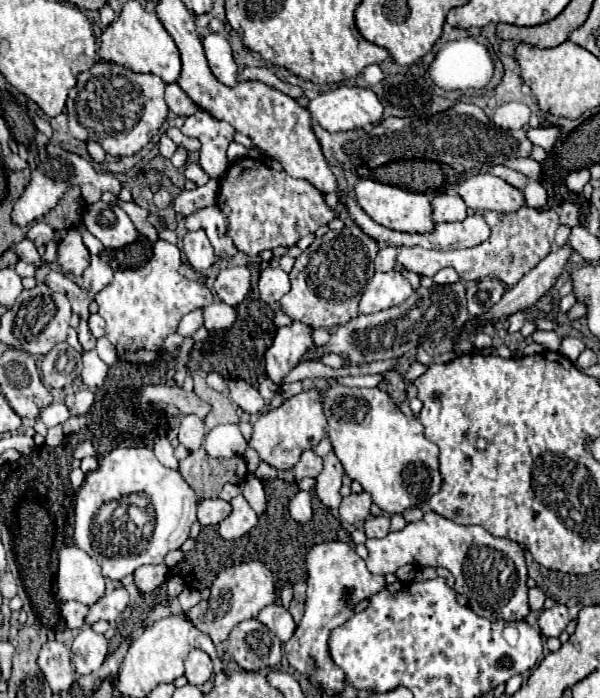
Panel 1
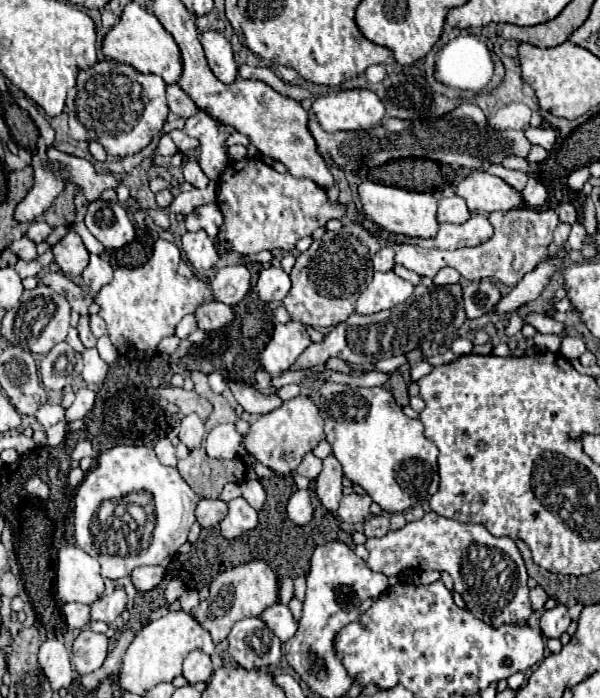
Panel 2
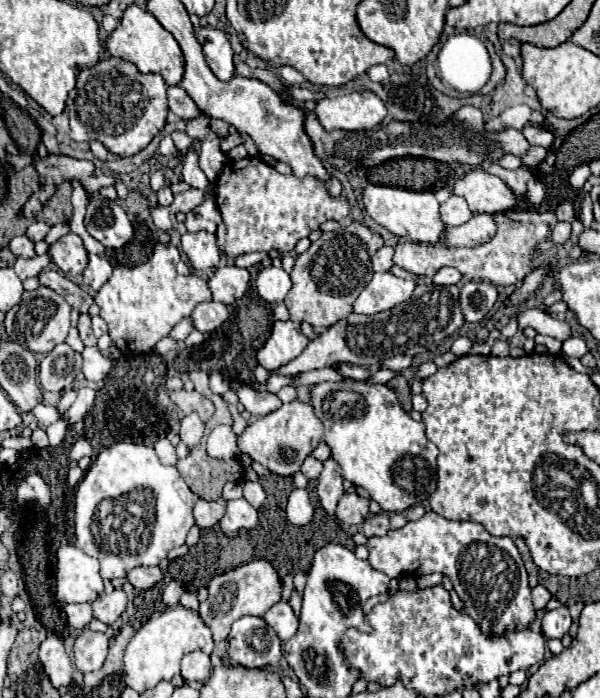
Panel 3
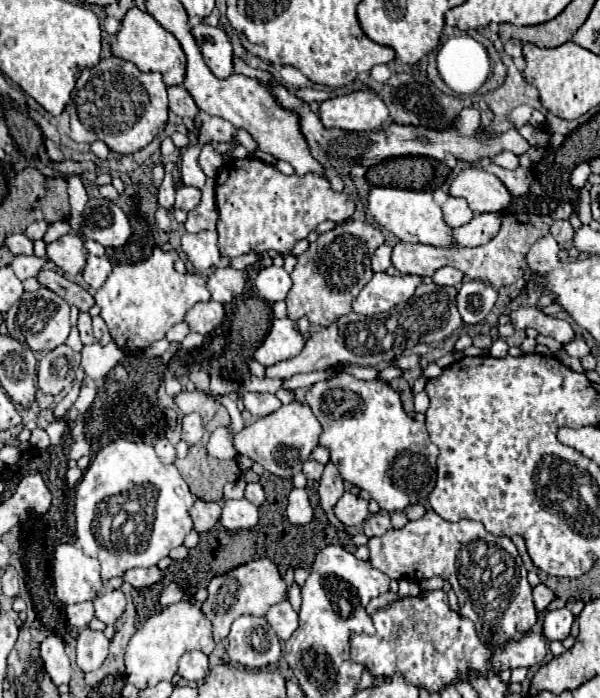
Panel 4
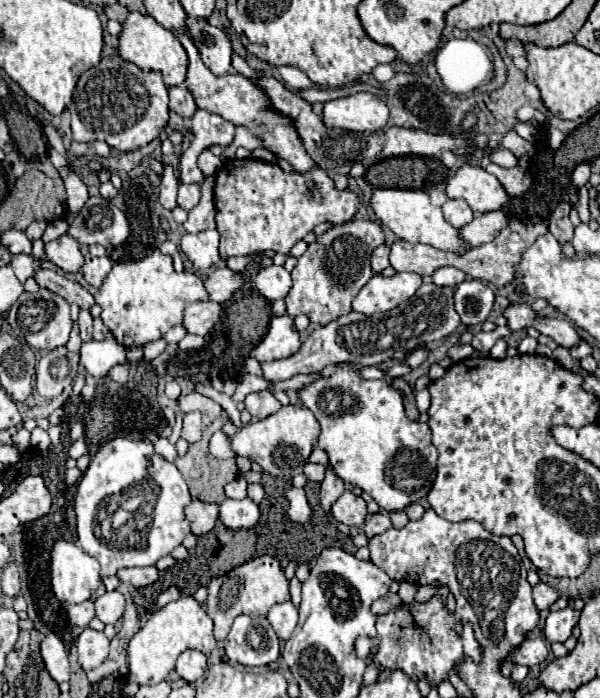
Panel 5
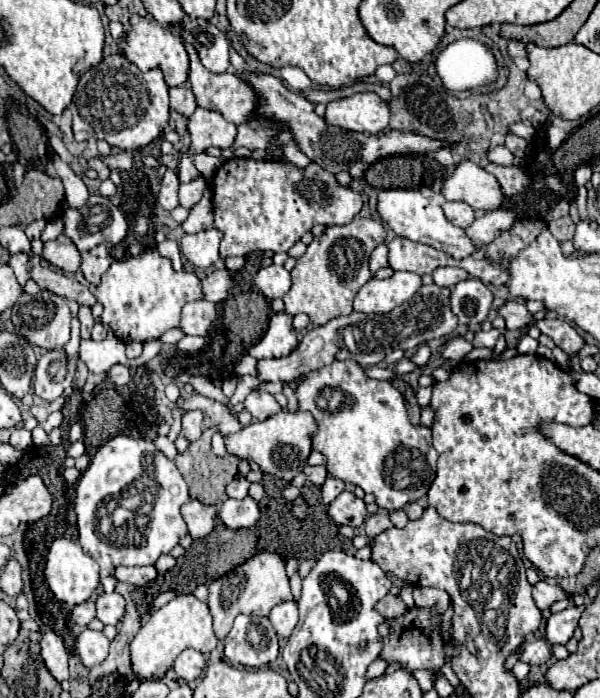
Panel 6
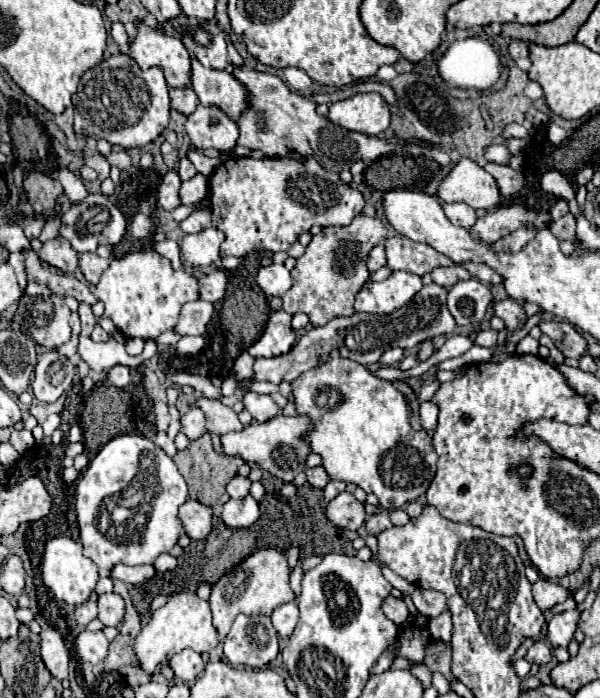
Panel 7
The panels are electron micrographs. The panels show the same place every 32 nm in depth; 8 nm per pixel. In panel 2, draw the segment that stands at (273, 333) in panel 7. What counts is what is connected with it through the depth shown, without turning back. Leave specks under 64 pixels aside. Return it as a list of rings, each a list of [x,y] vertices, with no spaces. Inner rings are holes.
[[[300,322],[276,324],[266,348],[260,352],[260,362],[270,376],[280,376],[310,344],[310,338]]]

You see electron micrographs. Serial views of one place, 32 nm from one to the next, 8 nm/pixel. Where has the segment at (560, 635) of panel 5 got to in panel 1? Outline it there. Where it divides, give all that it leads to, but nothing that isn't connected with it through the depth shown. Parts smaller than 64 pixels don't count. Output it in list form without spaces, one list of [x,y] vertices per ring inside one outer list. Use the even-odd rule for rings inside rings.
[[[556,604],[554,608],[542,612],[542,616],[540,616],[540,630],[542,630],[542,634],[546,638],[550,638],[550,636],[558,638],[566,630],[568,622],[570,622],[568,608],[562,606],[562,604]]]

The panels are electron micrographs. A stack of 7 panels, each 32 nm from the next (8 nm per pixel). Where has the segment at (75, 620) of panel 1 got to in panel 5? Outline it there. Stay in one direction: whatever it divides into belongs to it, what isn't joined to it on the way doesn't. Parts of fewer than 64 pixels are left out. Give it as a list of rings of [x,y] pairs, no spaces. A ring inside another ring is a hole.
[[[88,600],[88,602],[82,602],[82,604],[76,604],[68,610],[68,618],[72,624],[80,626],[80,628],[86,628],[90,624],[90,620],[94,618],[94,602]]]

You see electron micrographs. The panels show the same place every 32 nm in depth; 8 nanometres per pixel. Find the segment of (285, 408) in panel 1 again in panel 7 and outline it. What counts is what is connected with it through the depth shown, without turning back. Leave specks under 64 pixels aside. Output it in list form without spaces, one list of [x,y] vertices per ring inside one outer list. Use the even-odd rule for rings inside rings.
[[[276,416],[264,424],[250,424],[242,432],[228,432],[220,436],[222,442],[222,454],[224,456],[240,456],[244,462],[254,462],[262,470],[268,470],[270,474],[278,476],[284,482],[294,482],[296,474],[304,470],[304,460],[310,452],[304,434],[310,428],[308,416]]]

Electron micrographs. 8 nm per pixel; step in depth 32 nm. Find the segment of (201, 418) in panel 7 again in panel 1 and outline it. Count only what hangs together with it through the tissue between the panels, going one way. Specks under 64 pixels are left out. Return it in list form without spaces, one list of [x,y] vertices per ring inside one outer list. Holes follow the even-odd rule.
[[[190,414],[190,416],[184,416],[184,418],[182,418],[180,434],[178,434],[180,444],[184,444],[188,450],[196,450],[196,448],[202,446],[204,436],[206,436],[206,432],[204,432],[204,422],[202,422],[198,416]]]

